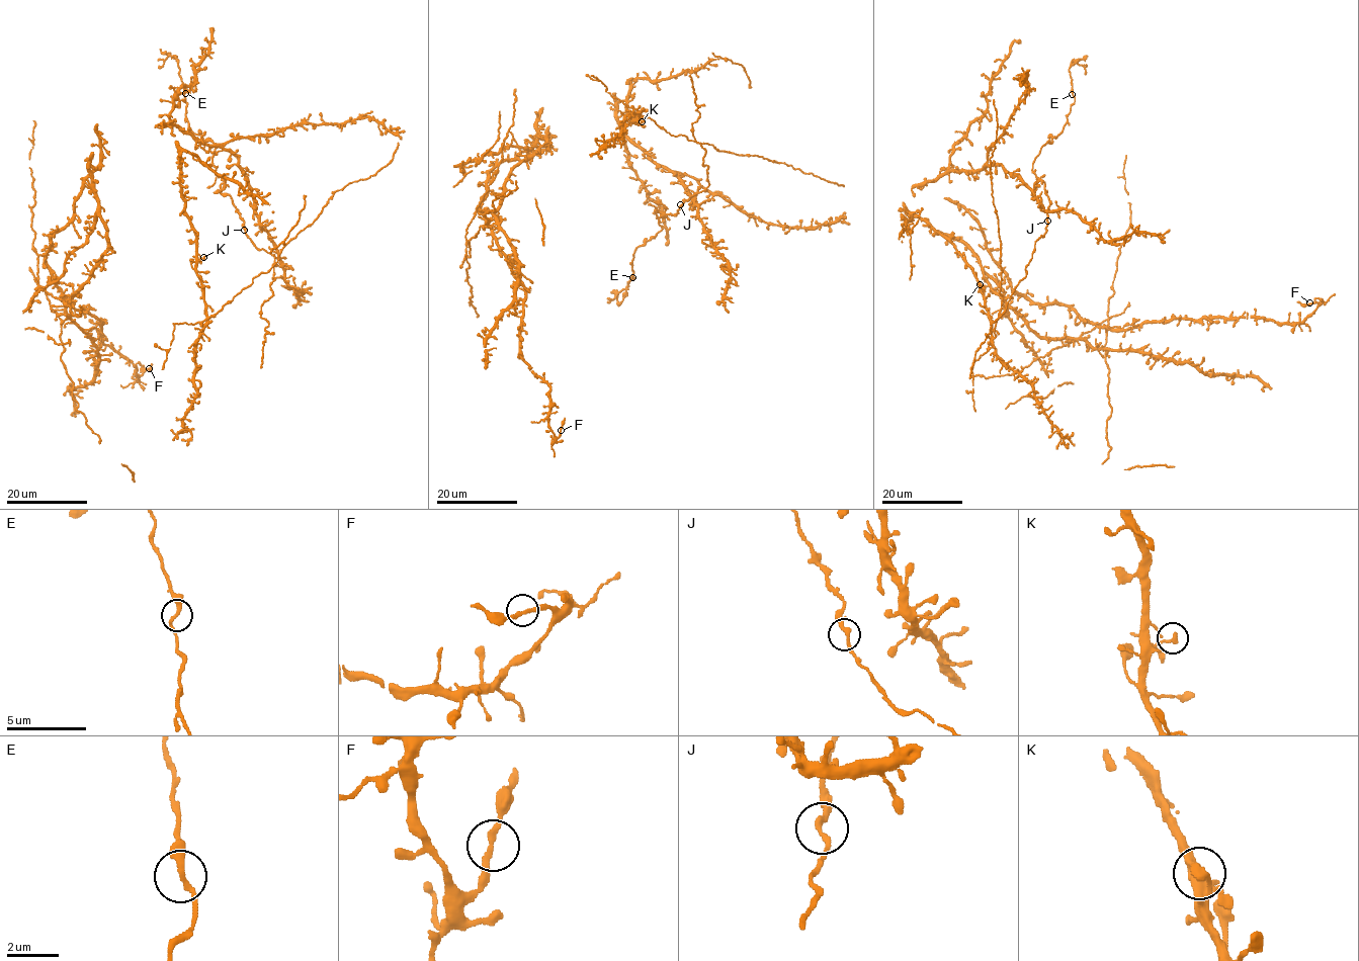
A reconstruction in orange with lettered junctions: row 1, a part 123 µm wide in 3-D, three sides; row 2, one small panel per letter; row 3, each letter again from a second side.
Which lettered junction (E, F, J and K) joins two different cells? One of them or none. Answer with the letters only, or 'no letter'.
no letter

